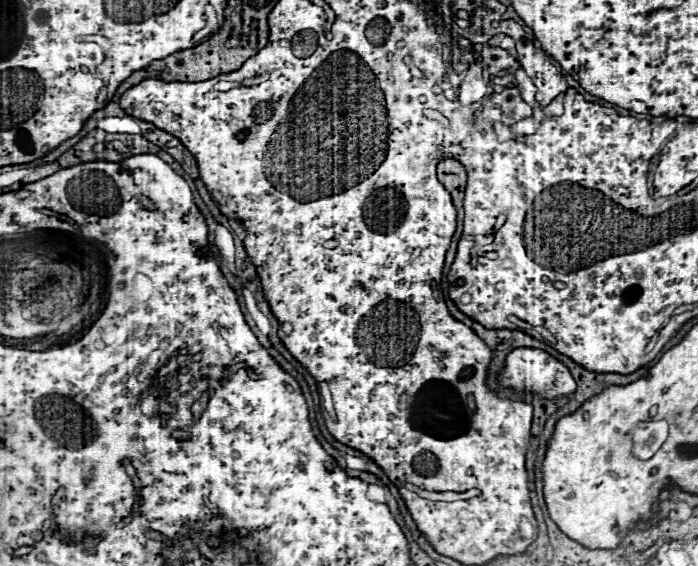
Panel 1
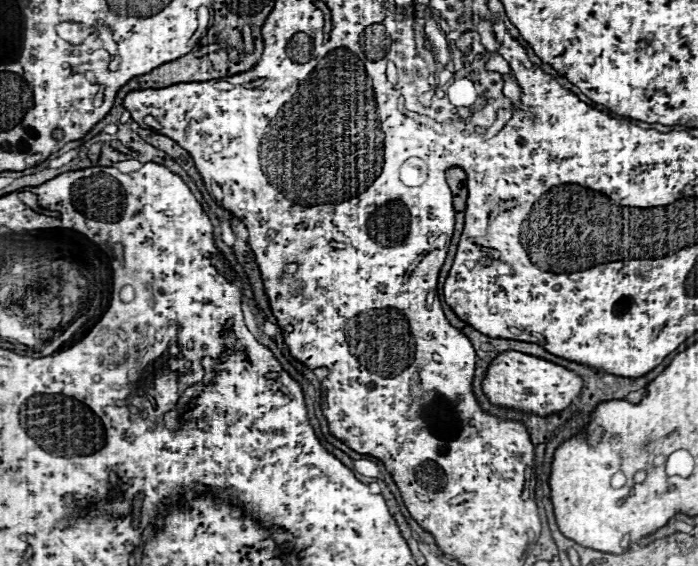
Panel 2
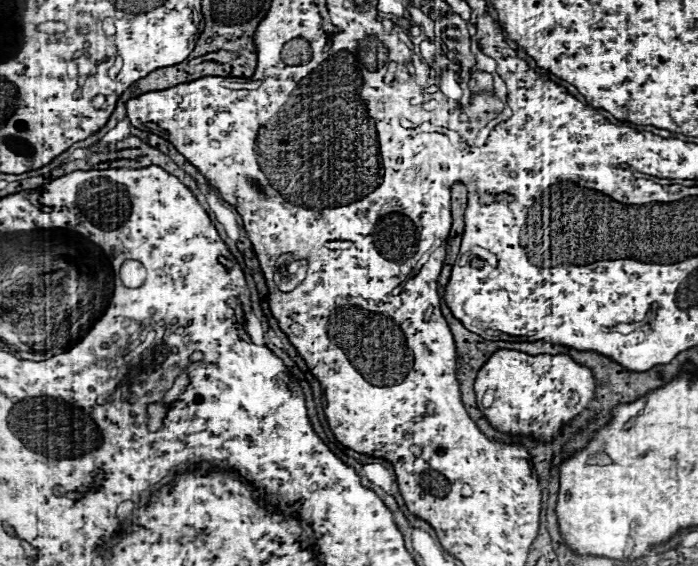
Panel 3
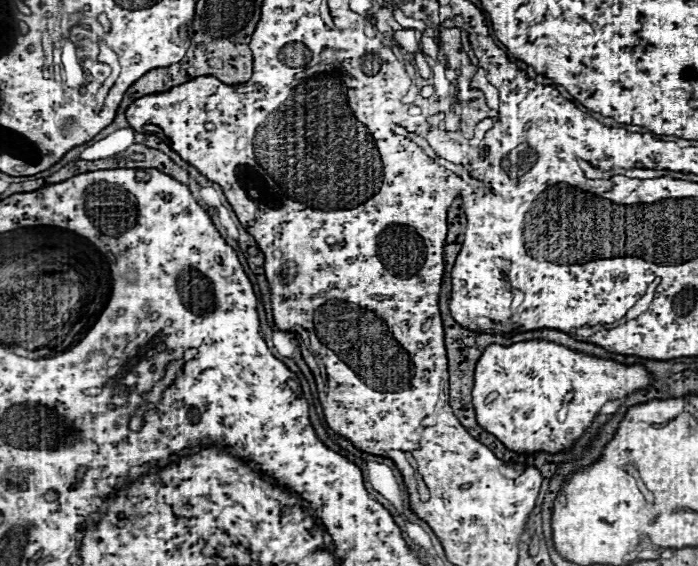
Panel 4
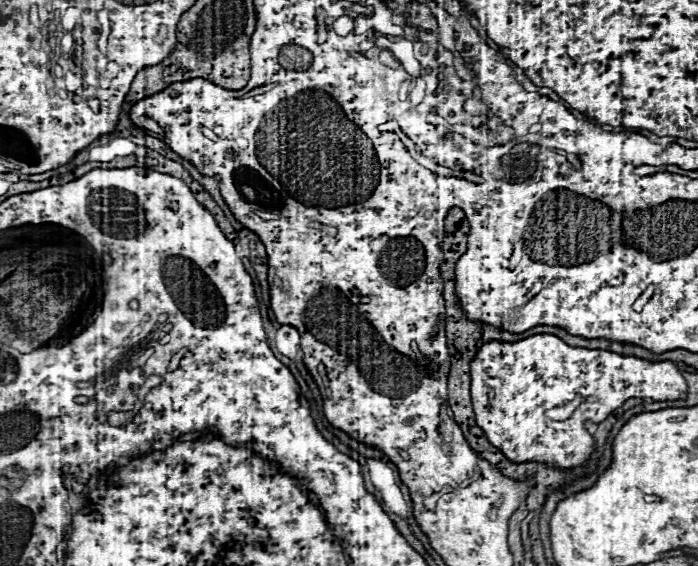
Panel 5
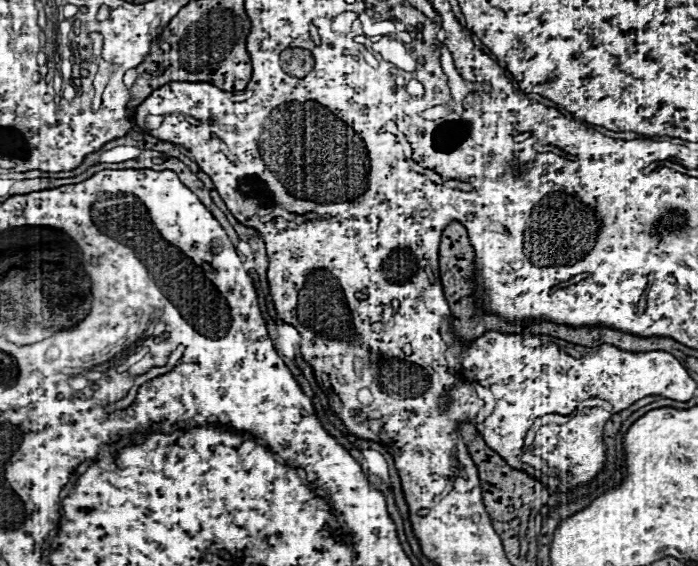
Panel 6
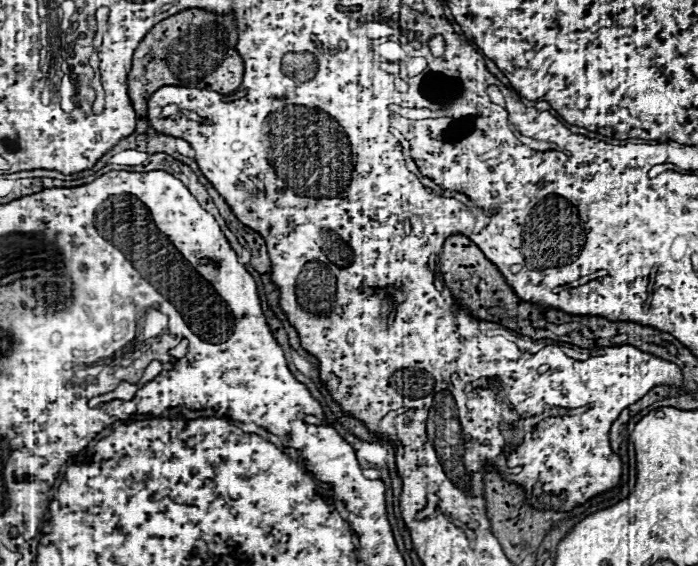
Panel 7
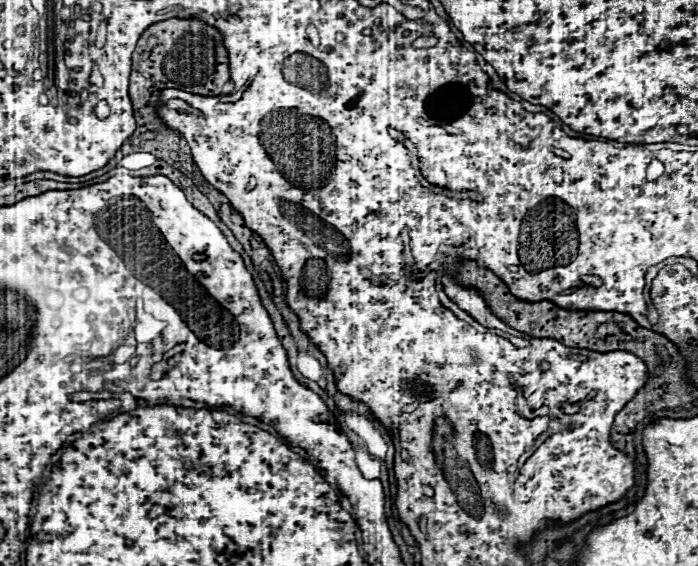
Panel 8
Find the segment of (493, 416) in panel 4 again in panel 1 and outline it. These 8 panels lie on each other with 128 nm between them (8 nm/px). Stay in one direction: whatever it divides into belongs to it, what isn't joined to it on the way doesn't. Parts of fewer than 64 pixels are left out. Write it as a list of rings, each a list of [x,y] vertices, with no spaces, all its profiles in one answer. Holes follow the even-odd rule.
[[[516,348],[506,356],[506,368],[500,374],[500,386],[520,392],[536,392],[542,398],[556,398],[572,394],[576,390],[576,380],[572,378],[570,370],[548,352],[540,348]]]

